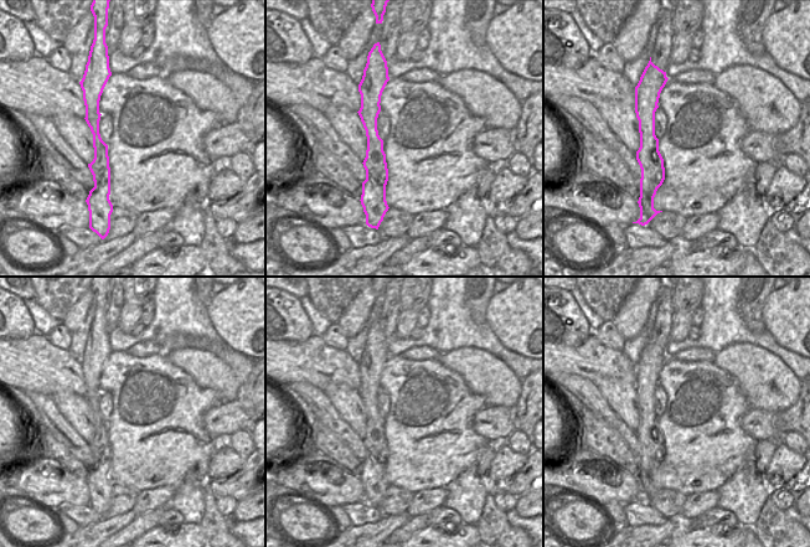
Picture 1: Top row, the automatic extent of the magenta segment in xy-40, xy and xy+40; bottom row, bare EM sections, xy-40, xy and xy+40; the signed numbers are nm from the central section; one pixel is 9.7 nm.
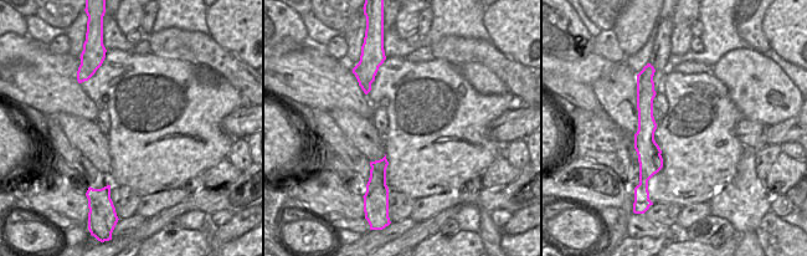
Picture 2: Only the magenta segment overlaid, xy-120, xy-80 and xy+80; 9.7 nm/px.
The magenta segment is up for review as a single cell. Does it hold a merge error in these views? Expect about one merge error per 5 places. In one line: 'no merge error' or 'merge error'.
no merge error

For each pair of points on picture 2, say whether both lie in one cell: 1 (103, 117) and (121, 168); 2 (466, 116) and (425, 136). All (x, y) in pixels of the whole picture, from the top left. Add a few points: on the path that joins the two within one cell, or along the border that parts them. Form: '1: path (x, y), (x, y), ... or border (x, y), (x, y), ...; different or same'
1: border (101, 106), (109, 117), (109, 132), (107, 136); different
2: path (456, 119), (450, 121), (435, 136); same

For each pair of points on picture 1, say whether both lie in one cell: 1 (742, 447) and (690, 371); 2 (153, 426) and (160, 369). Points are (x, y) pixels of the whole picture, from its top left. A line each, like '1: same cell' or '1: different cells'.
1: same cell
2: same cell

